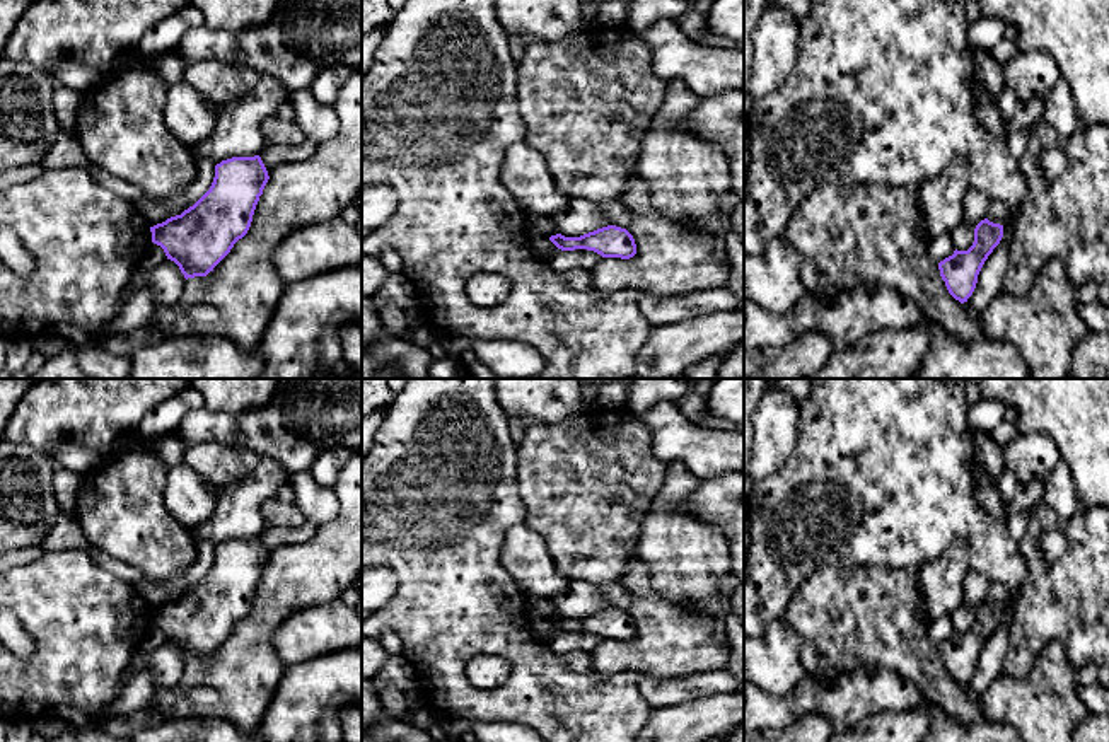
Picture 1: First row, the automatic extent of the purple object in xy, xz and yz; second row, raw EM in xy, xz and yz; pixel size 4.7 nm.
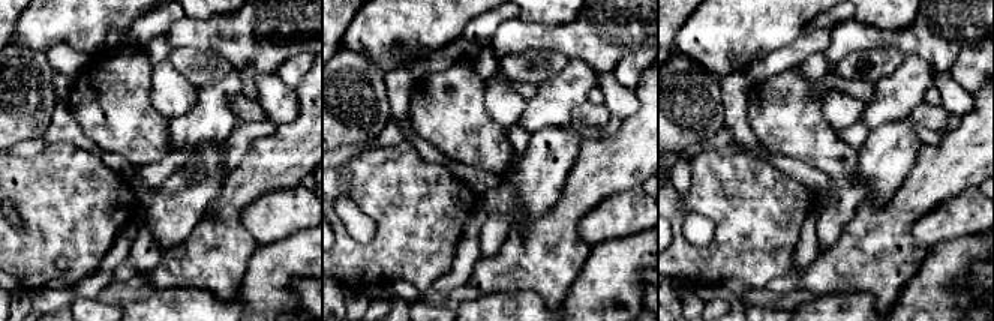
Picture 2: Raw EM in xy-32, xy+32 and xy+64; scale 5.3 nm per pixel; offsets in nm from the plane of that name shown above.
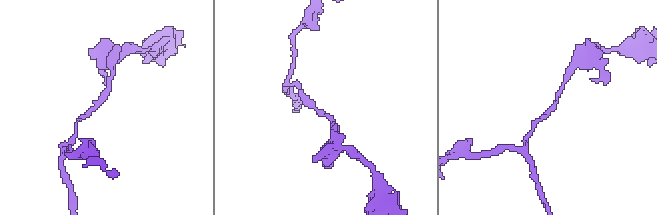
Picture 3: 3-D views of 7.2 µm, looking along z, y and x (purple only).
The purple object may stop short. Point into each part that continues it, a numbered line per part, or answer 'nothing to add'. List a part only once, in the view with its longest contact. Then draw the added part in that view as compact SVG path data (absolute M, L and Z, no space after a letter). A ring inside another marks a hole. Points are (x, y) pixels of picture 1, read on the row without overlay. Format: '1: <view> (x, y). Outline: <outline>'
nothing to add

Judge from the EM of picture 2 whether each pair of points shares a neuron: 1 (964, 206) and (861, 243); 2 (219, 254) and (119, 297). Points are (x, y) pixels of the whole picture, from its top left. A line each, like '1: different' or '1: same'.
1: different
2: different

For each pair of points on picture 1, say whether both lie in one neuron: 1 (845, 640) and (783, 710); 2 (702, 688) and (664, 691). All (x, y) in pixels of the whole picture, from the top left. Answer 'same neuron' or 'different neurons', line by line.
1: different neurons
2: same neuron

